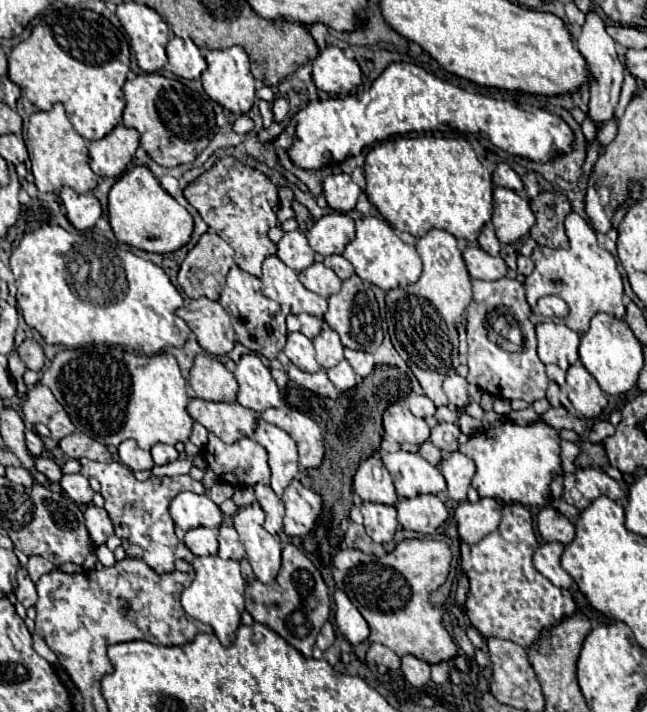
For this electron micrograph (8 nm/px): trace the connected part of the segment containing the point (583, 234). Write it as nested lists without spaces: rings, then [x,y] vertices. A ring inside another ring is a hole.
[[[570,213],[564,225],[566,225],[566,235],[570,239],[568,249],[550,249],[550,247],[538,245],[532,253],[532,261],[536,267],[532,275],[526,277],[526,283],[524,283],[528,303],[534,309],[530,315],[530,321],[534,325],[546,321],[546,317],[536,313],[536,301],[546,295],[558,295],[560,299],[566,301],[570,313],[562,319],[562,323],[578,331],[580,335],[588,331],[590,319],[596,313],[608,313],[616,319],[624,319],[626,315],[624,289],[622,289],[622,279],[620,279],[620,271],[616,269],[614,257],[604,247],[598,245],[594,229],[578,213]],[[554,279],[560,279],[562,285],[554,285]]]

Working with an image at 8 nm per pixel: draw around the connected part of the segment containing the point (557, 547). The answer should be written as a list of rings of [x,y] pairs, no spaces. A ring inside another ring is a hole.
[[[542,543],[534,553],[534,567],[556,587],[568,589],[574,583],[574,579],[560,565],[562,551],[564,551],[562,543]]]

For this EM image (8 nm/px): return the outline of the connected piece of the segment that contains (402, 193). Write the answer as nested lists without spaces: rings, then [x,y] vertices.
[[[434,135],[396,137],[370,149],[364,163],[366,195],[380,215],[398,231],[414,237],[424,237],[430,229],[444,229],[456,239],[466,239],[468,245],[478,245],[482,227],[492,219],[492,179],[484,177],[484,167],[478,161],[472,145],[466,139],[446,139]]]

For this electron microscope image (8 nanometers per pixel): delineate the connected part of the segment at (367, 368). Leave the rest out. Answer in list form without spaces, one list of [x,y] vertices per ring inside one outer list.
[[[344,349],[344,357],[350,361],[350,365],[352,365],[352,369],[356,371],[358,377],[366,377],[374,369],[374,357],[366,351]]]

